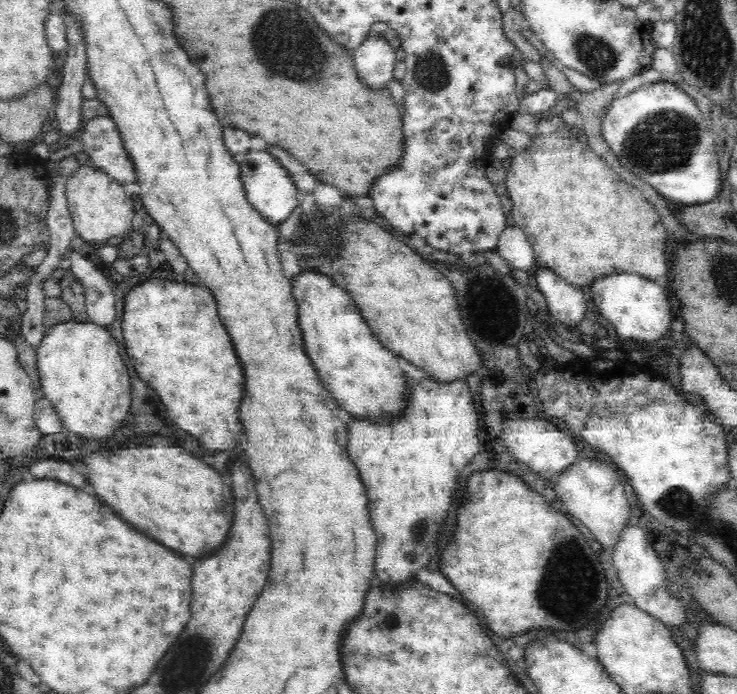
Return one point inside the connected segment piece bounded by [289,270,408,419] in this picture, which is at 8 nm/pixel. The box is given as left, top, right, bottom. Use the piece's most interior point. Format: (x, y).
(365, 378)

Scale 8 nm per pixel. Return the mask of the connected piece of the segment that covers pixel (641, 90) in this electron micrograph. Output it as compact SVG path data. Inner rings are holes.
M677 81L658 82L640 86L632 94L613 99L602 117L601 133L610 146L621 168L625 167L634 176L642 178L657 190L661 196L680 204L704 204L712 200L720 188L716 134L708 132L709 126L700 115L702 109L694 99L678 86Z

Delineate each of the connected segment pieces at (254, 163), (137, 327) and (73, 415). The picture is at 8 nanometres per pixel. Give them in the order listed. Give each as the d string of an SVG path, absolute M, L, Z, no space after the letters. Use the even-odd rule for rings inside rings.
M247 152L239 157L241 181L247 201L266 222L272 225L284 222L289 214L298 206L298 190L288 178L286 170L268 154L268 152Z
M158 276L147 278L126 291L121 322L125 350L132 368L136 370L138 378L158 394L174 424L196 436L206 448L234 448L236 434L242 430L236 410L240 404L244 378L209 288L199 281L188 283L181 279L166 280Z
M88 319L62 321L45 328L35 350L40 395L52 404L64 428L87 439L111 438L130 408L131 382L107 328Z

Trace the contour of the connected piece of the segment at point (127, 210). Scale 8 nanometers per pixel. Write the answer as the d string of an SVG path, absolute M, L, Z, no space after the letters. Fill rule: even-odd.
M89 162L80 164L78 170L67 178L66 198L76 236L82 238L84 242L95 242L96 244L111 243L132 228L132 217L134 215L133 198L124 192L123 186L118 181L115 181L102 169L98 169Z

